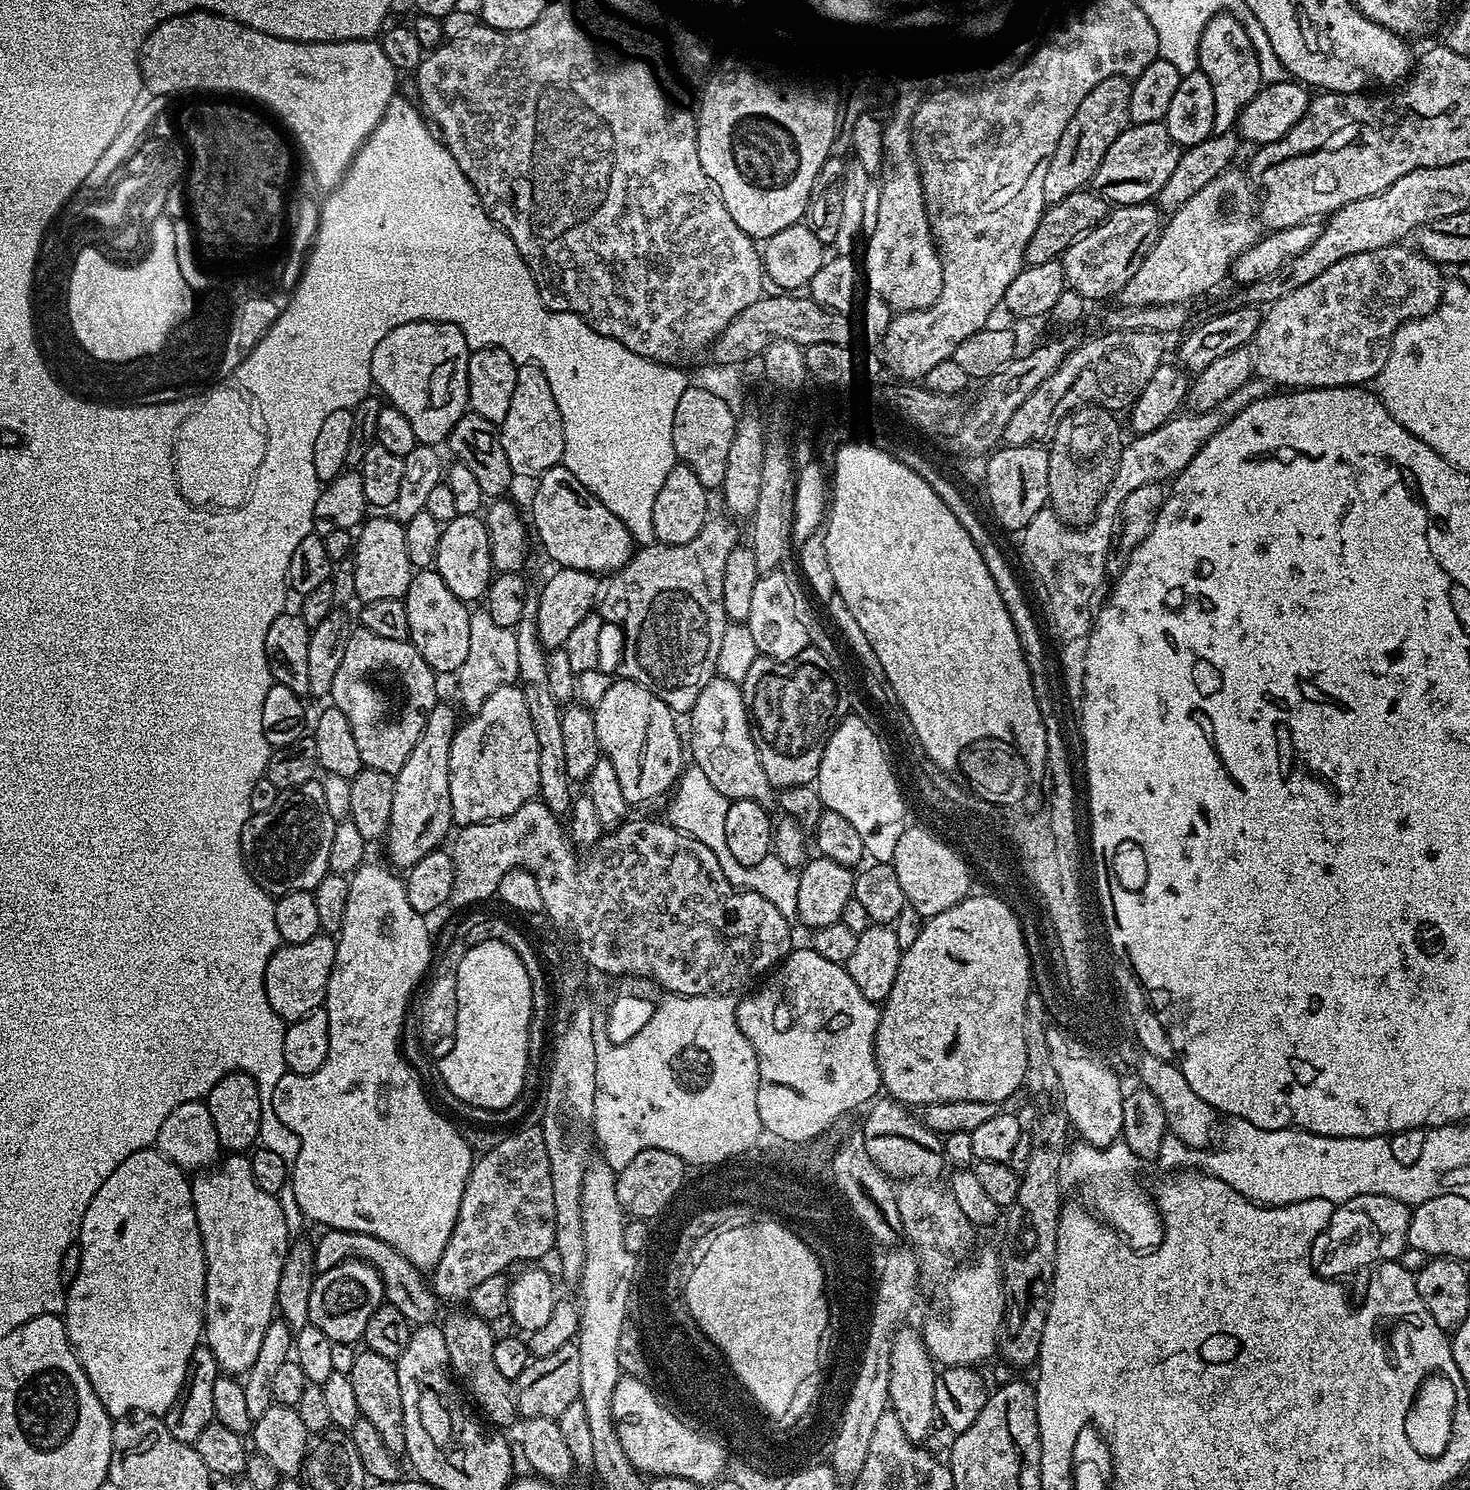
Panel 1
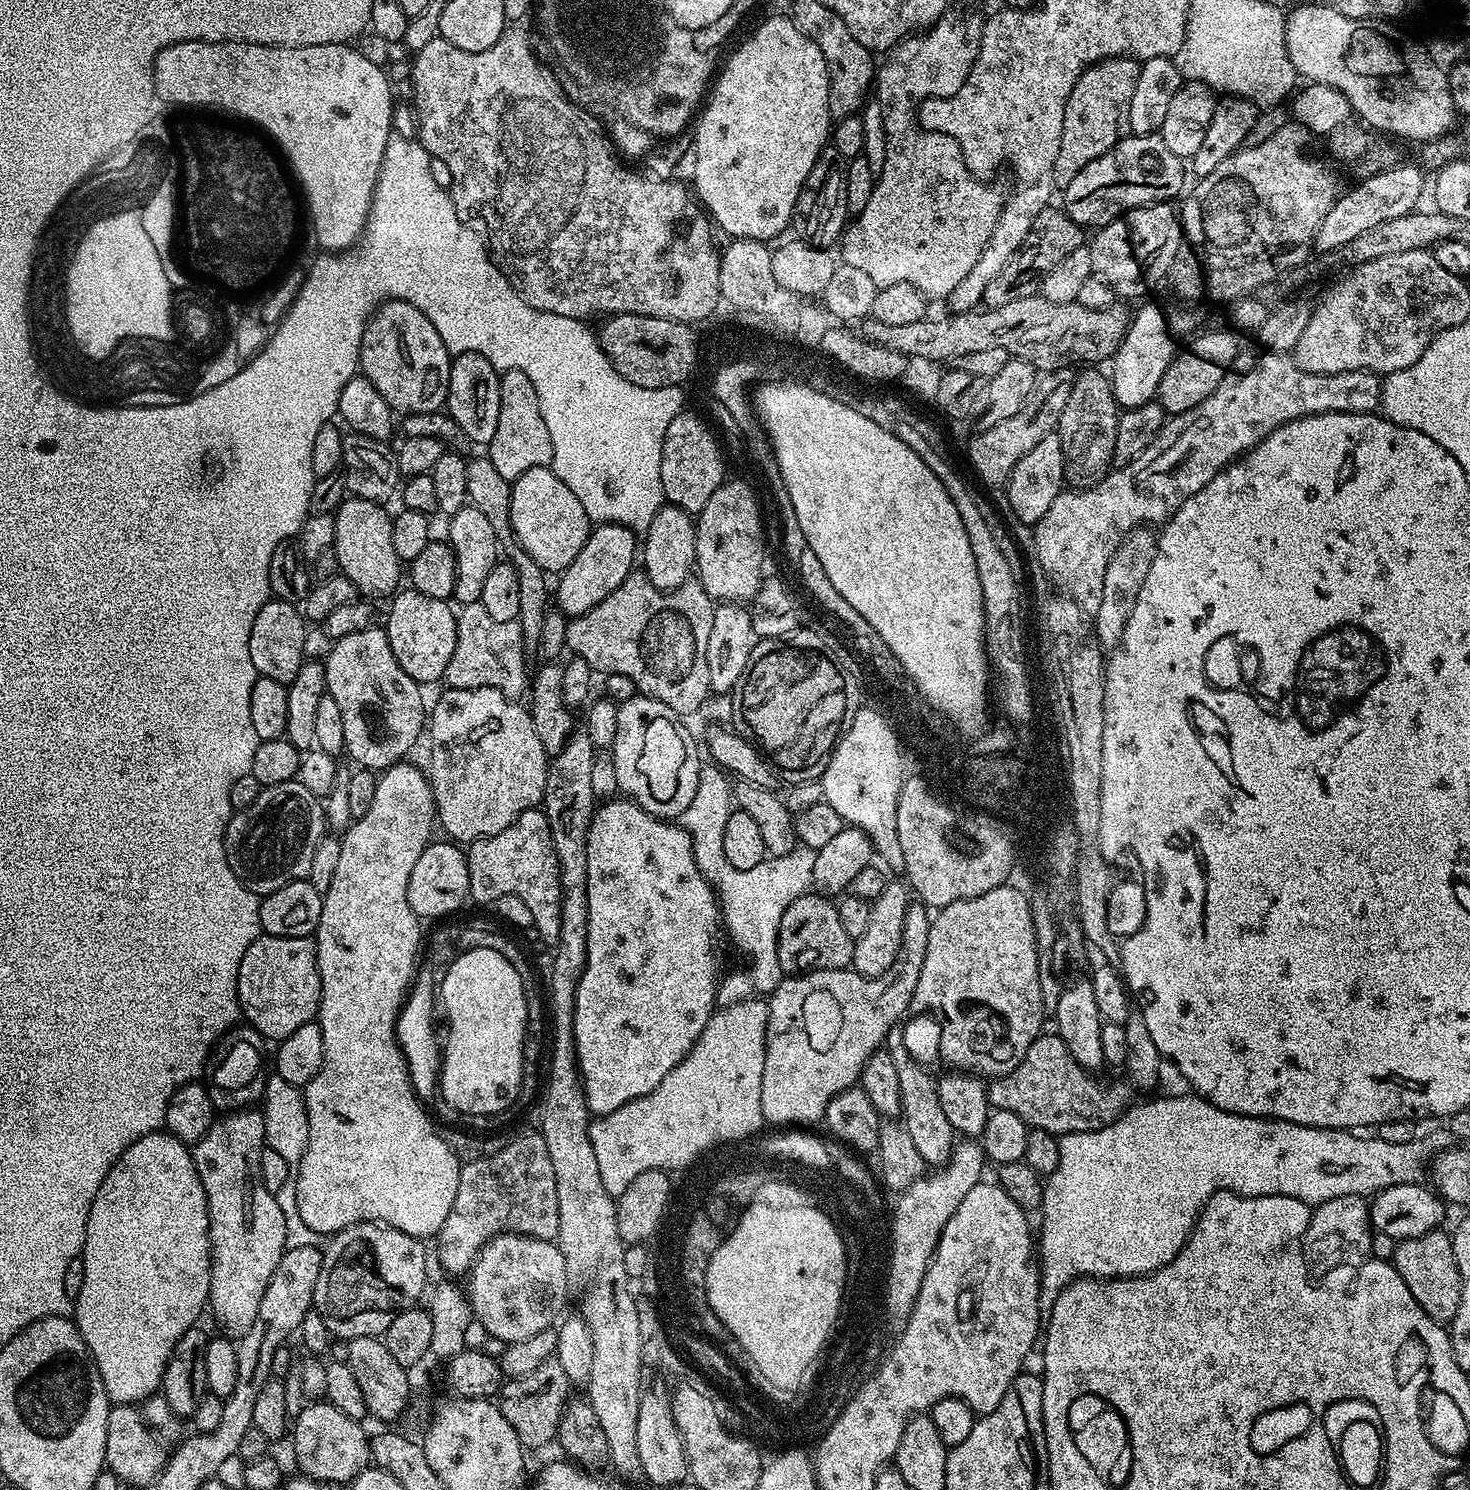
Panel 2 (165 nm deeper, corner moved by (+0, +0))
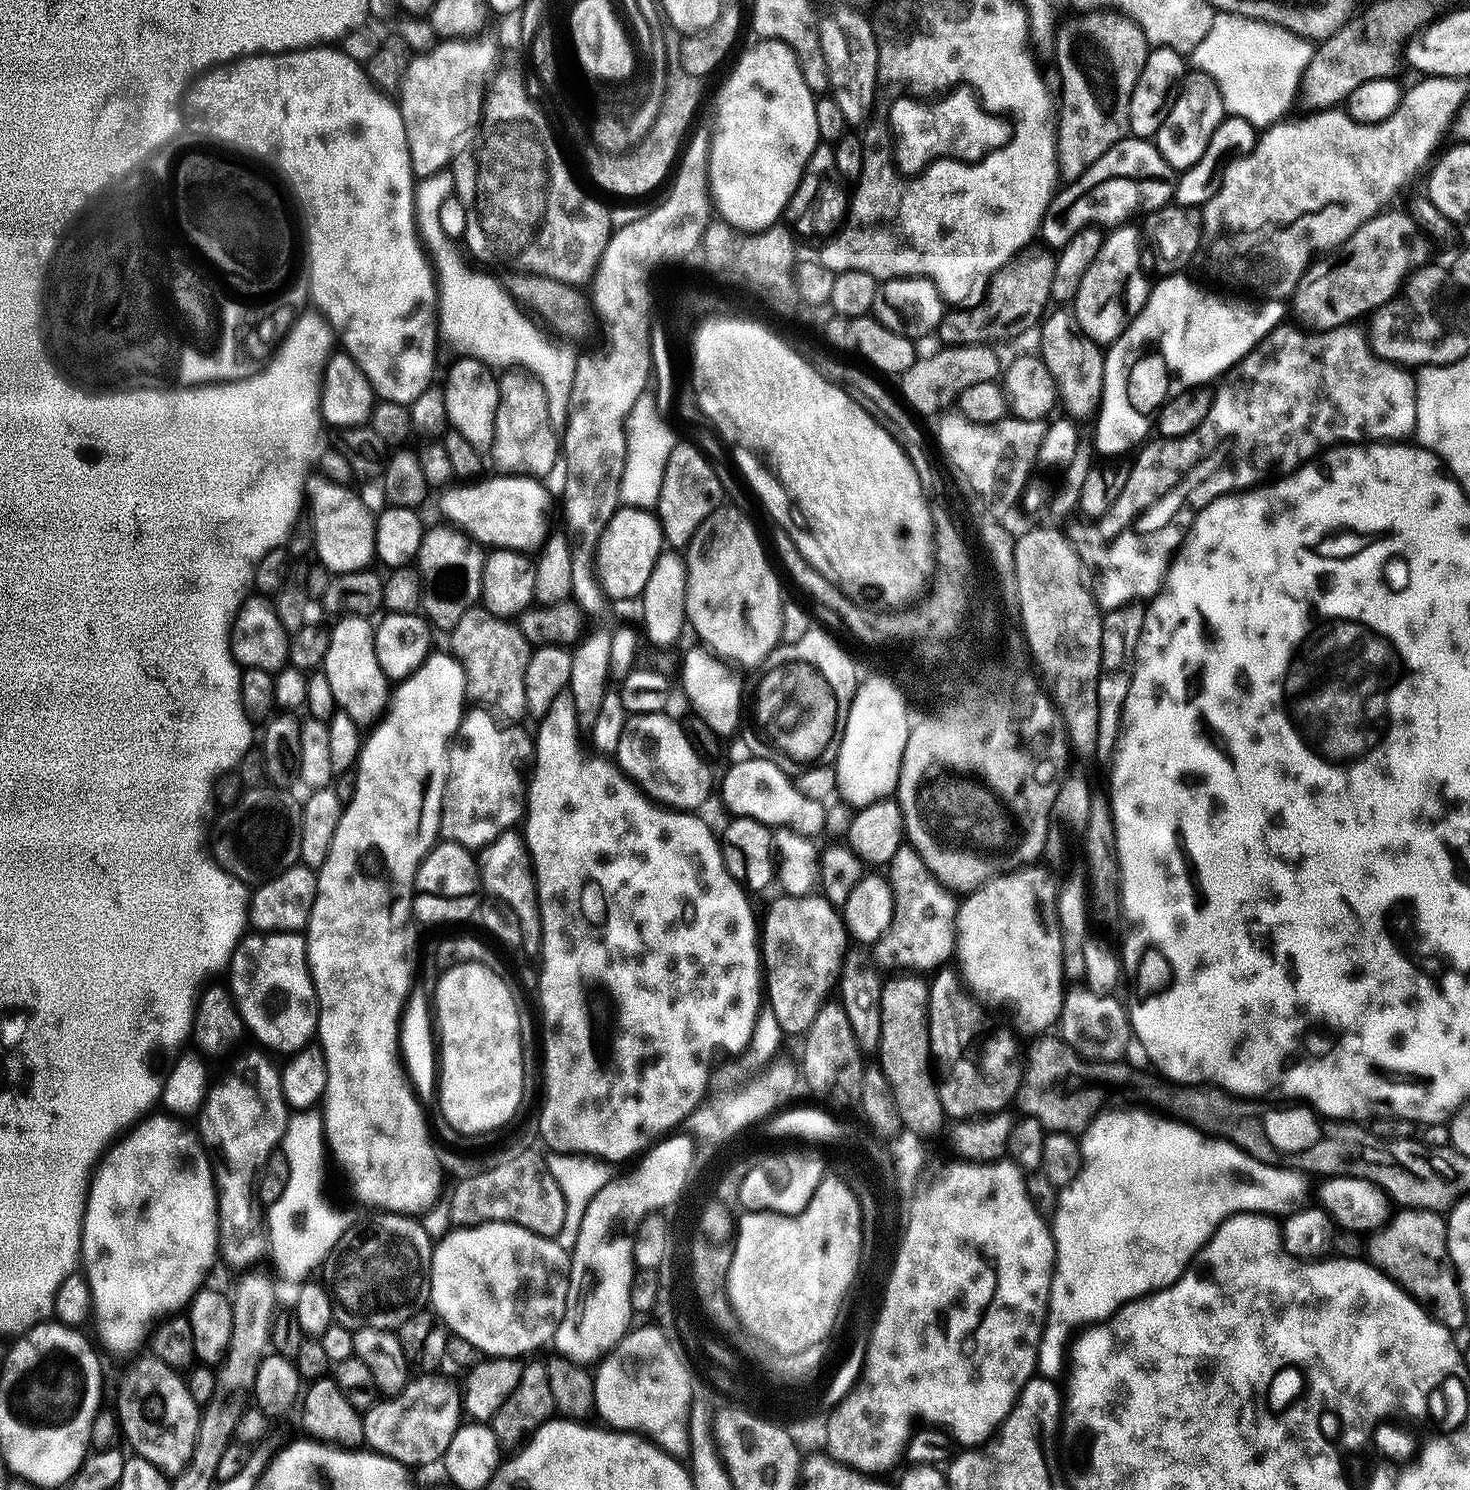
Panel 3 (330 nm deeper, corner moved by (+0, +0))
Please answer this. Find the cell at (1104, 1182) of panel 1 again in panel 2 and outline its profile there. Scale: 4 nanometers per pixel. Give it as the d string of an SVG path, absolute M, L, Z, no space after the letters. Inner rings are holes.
M1199 1094L1191 1095L1160 1096L1149 1104L1129 1107L1110 1126L1059 1137L1058 1170L1047 1177L1044 1203L1038 1209L1039 1215L1044 1215L1040 1228L1038 1224L1041 1321L1047 1322L1058 1294L1078 1278L1149 1276L1164 1268L1184 1249L1204 1203L1215 1192L1285 1196L1298 1198L1309 1206L1346 1194L1368 1198L1390 1186L1421 1183L1430 1161L1450 1144L1450 1136L1444 1130L1425 1140L1391 1144L1352 1130L1307 1128L1263 1116L1239 1116L1214 1106Z

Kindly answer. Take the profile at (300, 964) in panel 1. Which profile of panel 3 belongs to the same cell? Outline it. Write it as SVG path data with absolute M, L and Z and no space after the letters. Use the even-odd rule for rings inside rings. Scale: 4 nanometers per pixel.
M262 932L259 934L245 935L244 939L240 941L240 945L234 950L232 961L228 963L226 969L226 987L232 994L232 1001L236 1004L236 1009L240 1011L240 1016L244 1019L244 1027L252 1036L263 1046L269 1053L284 1052L283 1054L291 1054L298 1051L299 1048L305 1048L308 1044L313 1043L314 1037L317 1035L316 1023L320 1017L320 1007L316 1001L316 987L312 981L312 972L308 968L308 946L305 937L299 932Z

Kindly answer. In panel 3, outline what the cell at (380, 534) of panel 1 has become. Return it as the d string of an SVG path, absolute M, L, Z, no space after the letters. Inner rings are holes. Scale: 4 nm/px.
M316 474L309 475L306 485L306 504L312 507L312 540L316 543L316 556L329 568L329 573L362 572L369 567L368 563L376 560L376 516L364 505L364 500L352 488L344 484L331 484Z

